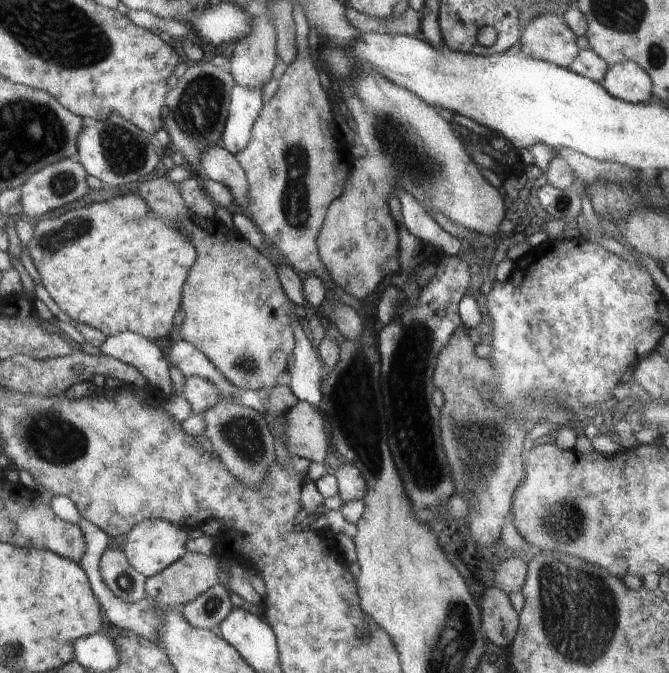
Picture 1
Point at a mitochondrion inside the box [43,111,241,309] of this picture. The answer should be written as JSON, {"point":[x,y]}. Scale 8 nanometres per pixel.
{"point":[124,151]}

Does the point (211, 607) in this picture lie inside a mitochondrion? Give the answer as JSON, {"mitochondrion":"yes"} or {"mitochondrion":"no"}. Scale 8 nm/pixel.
{"mitochondrion":"yes"}

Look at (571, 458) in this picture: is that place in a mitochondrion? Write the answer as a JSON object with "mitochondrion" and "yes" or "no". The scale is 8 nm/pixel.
{"mitochondrion":"no"}

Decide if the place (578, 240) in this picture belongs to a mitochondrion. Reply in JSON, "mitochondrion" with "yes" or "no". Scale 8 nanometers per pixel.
{"mitochondrion":"no"}

